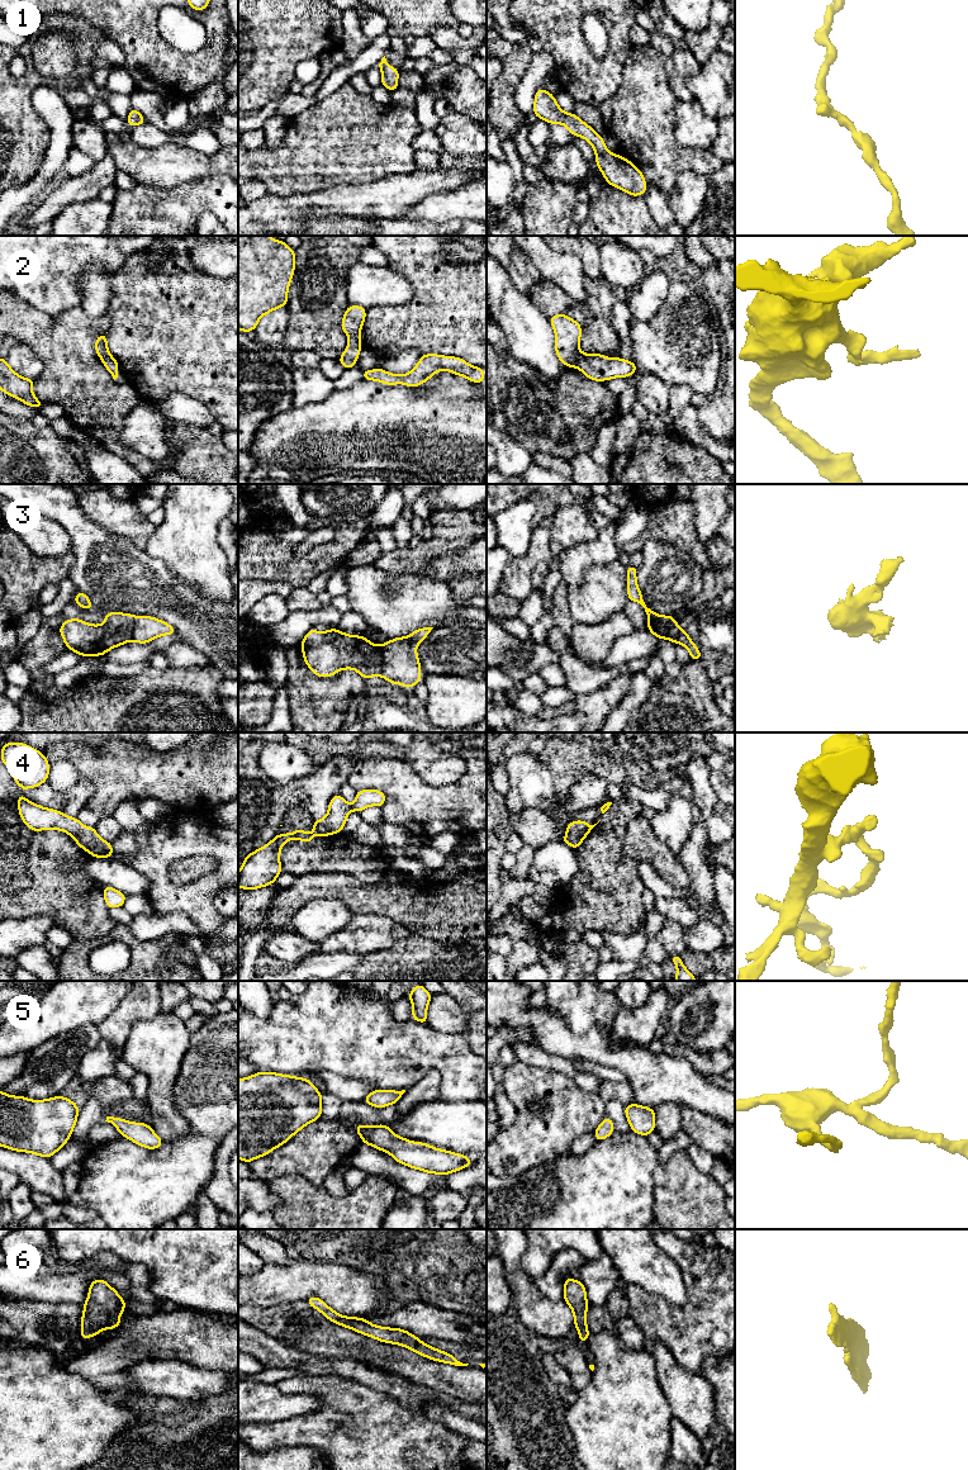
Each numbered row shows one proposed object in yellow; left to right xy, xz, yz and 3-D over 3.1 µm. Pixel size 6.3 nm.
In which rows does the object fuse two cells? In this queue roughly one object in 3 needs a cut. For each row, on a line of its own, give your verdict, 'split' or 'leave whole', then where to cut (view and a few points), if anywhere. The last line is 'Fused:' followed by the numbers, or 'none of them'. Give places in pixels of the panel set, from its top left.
1: leave whole; no cut
2: split; cut in yz along (584, 355), (574, 366)
3: split; cut in xz along (379, 646), (382, 655), (380, 674)
4: leave whole; no cut
5: leave whole; no cut
6: leave whole; no cut
Fused: 2, 3

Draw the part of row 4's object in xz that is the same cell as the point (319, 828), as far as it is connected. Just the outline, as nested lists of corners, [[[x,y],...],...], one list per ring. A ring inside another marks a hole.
[[[361,789],[356,792],[355,802],[348,805],[341,795],[334,795],[328,805],[324,819],[314,820],[313,833],[315,835],[329,836],[343,830],[351,810],[361,812],[369,806],[381,807],[385,802],[385,793],[378,789]]]

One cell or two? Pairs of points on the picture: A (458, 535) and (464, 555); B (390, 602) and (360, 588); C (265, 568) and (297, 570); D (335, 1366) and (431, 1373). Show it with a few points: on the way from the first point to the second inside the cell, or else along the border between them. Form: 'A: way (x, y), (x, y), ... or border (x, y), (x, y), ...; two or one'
A: border (473, 539), (433, 558); two
B: way (383, 598), (368, 588); one
C: way (273, 568), (285, 568), (289, 570); one
D: border (376, 1367), (406, 1376); two

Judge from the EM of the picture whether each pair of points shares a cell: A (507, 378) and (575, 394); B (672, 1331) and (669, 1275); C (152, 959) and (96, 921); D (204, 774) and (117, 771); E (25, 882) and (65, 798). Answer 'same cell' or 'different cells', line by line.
A: same cell
B: different cells
C: different cells
D: same cell
E: same cell

